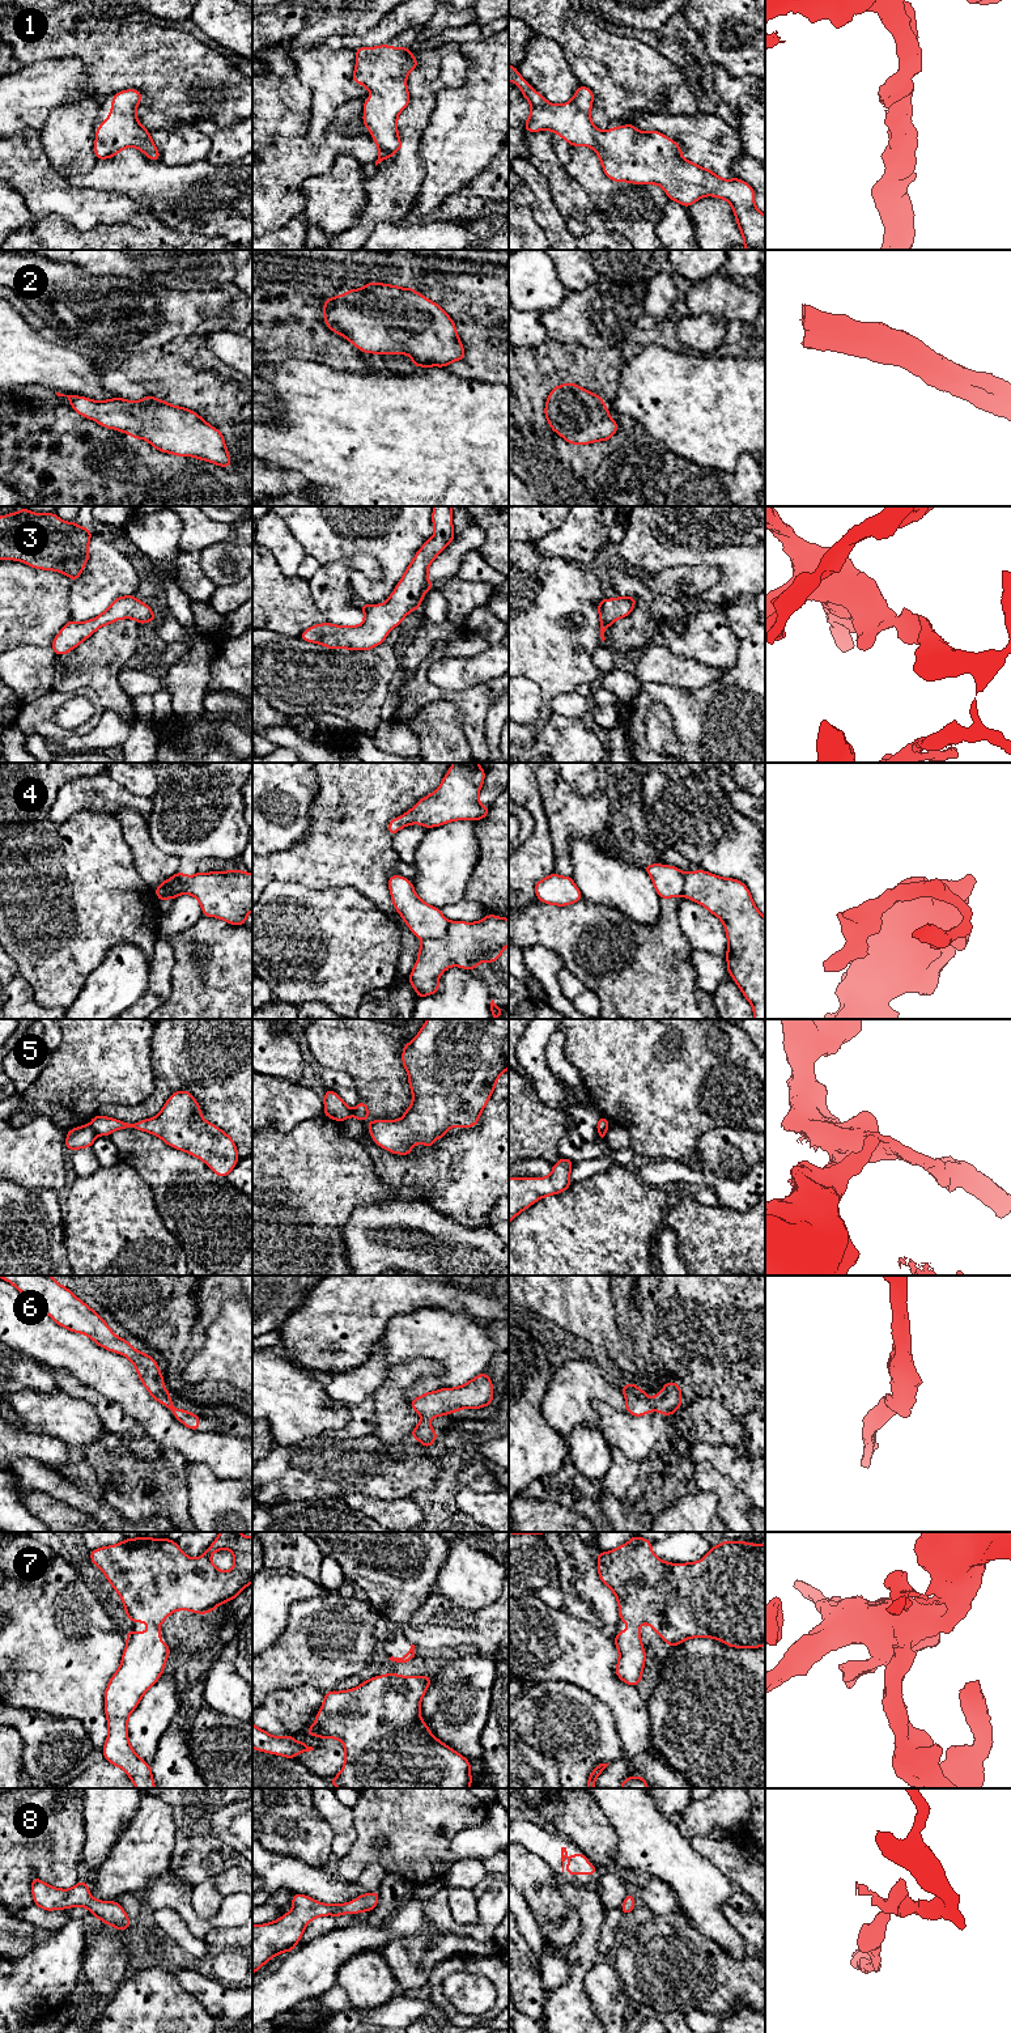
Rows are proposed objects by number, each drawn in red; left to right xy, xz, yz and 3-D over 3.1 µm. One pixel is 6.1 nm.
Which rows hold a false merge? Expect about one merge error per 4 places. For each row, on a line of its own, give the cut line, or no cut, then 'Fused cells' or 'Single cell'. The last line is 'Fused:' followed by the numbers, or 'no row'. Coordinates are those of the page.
1: No split. Single cell
2: No split. Single cell
3: No split. Single cell
4: Split along xz (450, 921), (442, 938), (423, 939). Fused cells
5: Split along xy (89, 1125), (97, 1134). Fused cells
6: No split. Single cell
7: No split. Single cell
8: No split. Single cell
Fused: 4, 5

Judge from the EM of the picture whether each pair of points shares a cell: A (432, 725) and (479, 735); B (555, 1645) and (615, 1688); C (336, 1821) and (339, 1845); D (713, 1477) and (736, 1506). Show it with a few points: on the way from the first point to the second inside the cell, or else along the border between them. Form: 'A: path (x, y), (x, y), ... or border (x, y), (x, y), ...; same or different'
A: border (450, 703), (457, 705), (459, 726), (470, 748); different
B: path (569, 1649), (600, 1679); same
C: path (339, 1826), (339, 1840); same
D: path (718, 1484), (730, 1499); same

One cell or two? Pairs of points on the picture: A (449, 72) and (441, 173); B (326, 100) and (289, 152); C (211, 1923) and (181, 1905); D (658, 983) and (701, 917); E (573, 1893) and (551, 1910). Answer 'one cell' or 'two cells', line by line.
A: two cells
B: two cells
C: one cell
D: two cells
E: two cells

